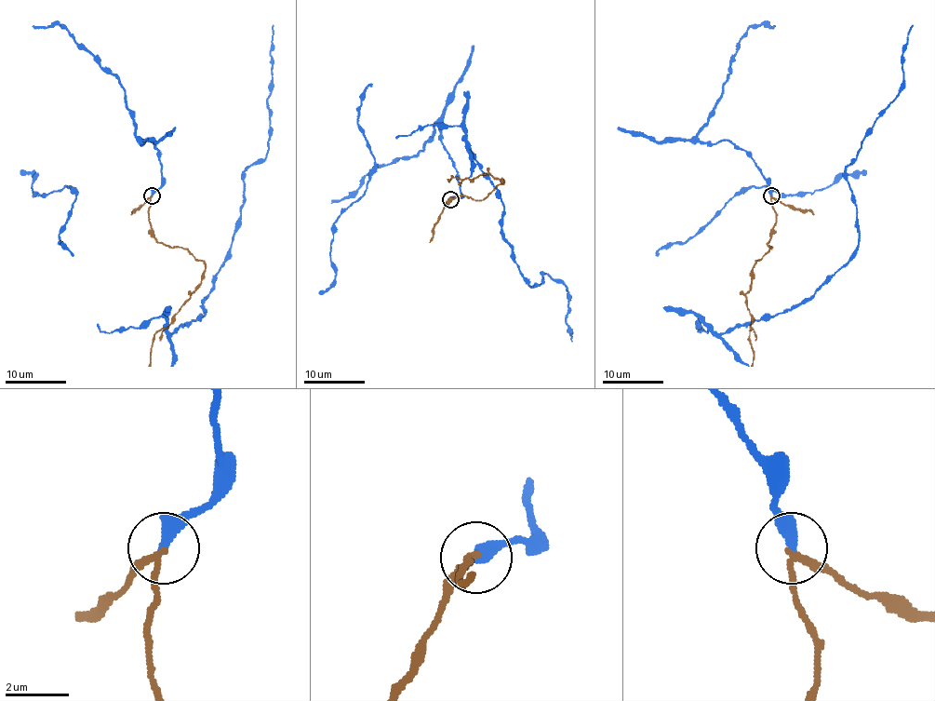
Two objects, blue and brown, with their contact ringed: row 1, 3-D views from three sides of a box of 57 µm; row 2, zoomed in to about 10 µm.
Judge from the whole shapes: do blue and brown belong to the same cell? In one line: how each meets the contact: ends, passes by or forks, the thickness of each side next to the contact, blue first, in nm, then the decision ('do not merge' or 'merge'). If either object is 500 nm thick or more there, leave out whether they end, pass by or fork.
blue ends there; brown passes by; 440 nm thick on the blue side, 170 nm on the other; do not merge

